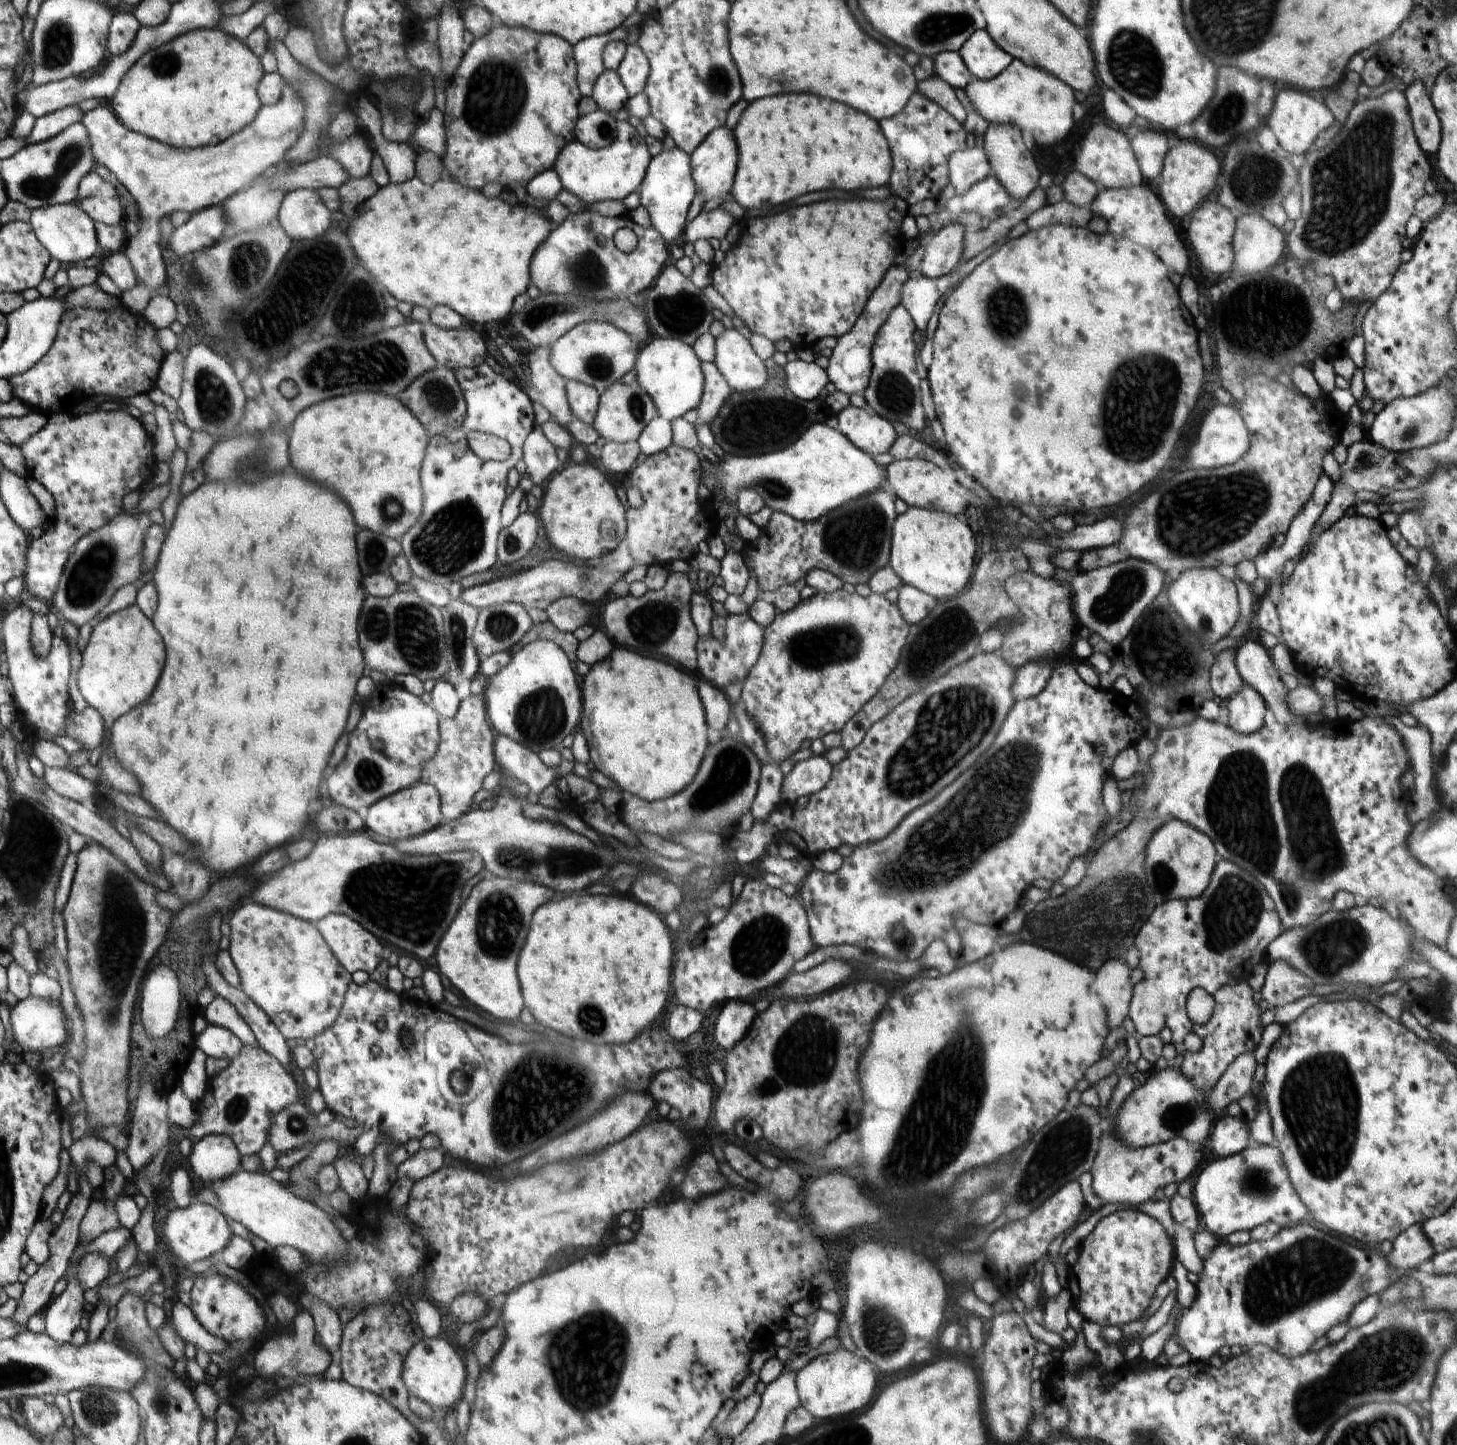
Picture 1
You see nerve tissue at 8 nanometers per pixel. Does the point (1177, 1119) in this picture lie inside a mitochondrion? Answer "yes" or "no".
yes

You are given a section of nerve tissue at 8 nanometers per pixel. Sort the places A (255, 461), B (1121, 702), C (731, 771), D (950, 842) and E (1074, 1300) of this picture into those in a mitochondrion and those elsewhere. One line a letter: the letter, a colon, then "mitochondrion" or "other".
A: mitochondrion
B: other
C: mitochondrion
D: mitochondrion
E: other

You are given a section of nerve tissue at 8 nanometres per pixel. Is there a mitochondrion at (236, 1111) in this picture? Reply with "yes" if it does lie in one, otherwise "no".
yes

